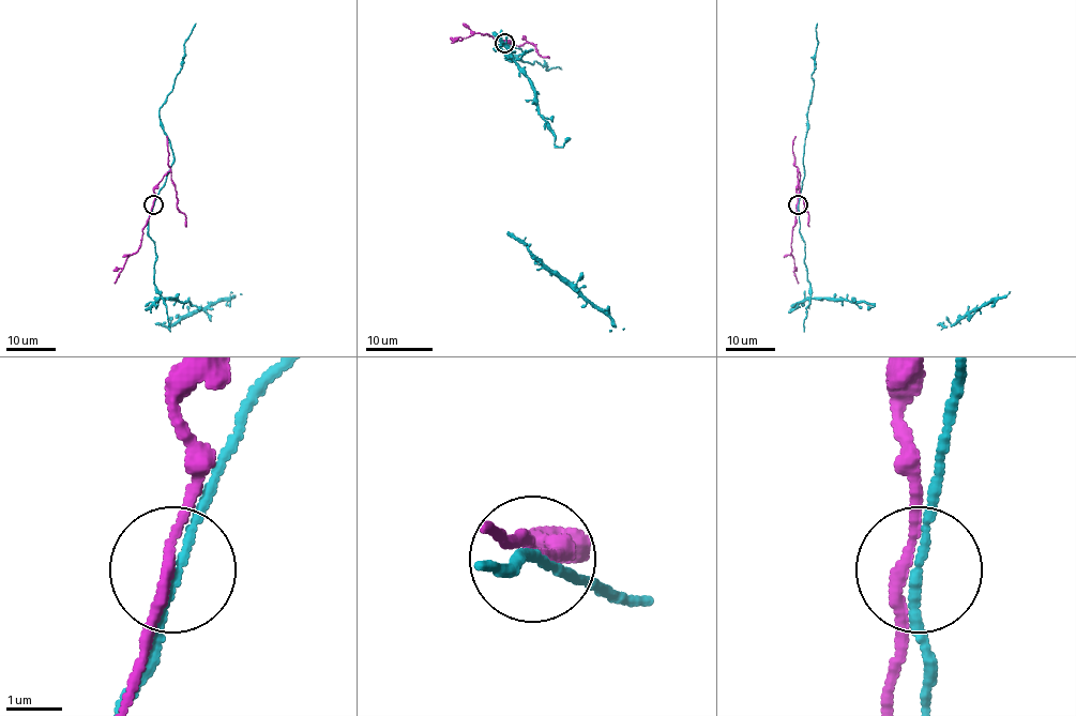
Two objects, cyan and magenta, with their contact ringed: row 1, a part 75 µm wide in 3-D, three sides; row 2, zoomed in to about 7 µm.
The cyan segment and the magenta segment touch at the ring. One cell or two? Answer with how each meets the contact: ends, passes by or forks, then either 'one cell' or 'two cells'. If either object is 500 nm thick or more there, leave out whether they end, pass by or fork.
cyan passes by; magenta passes by; two cells

